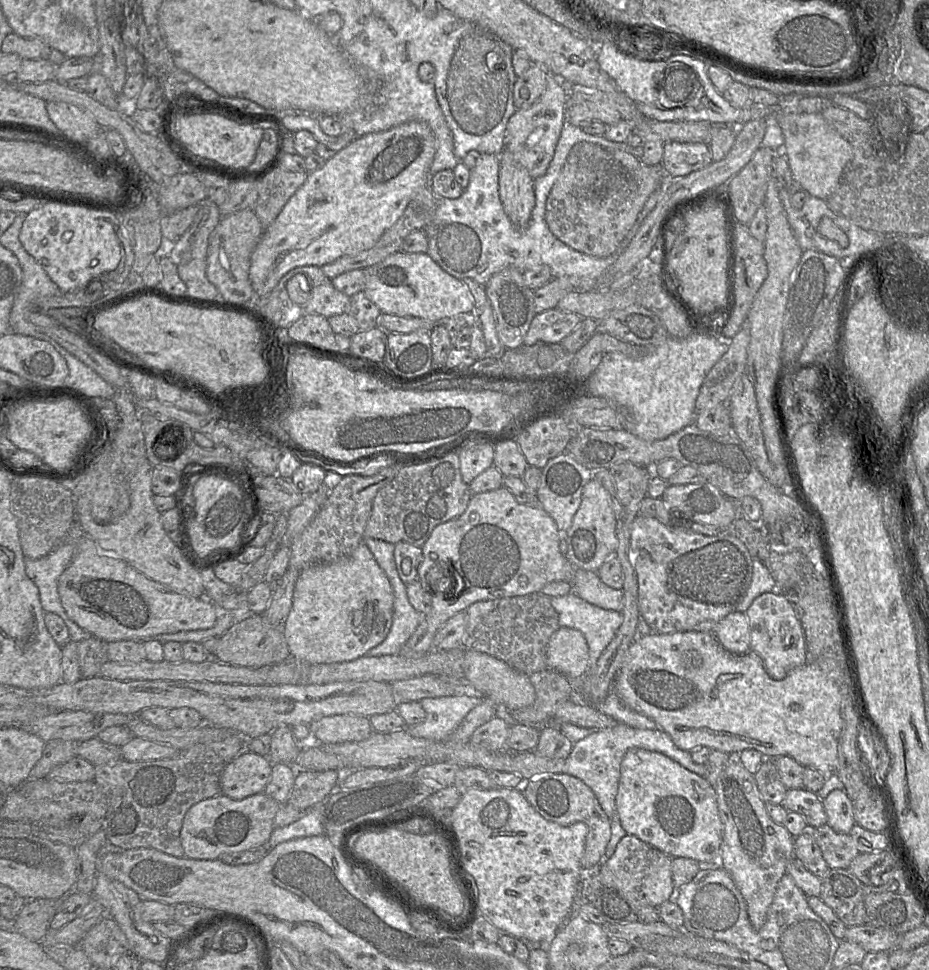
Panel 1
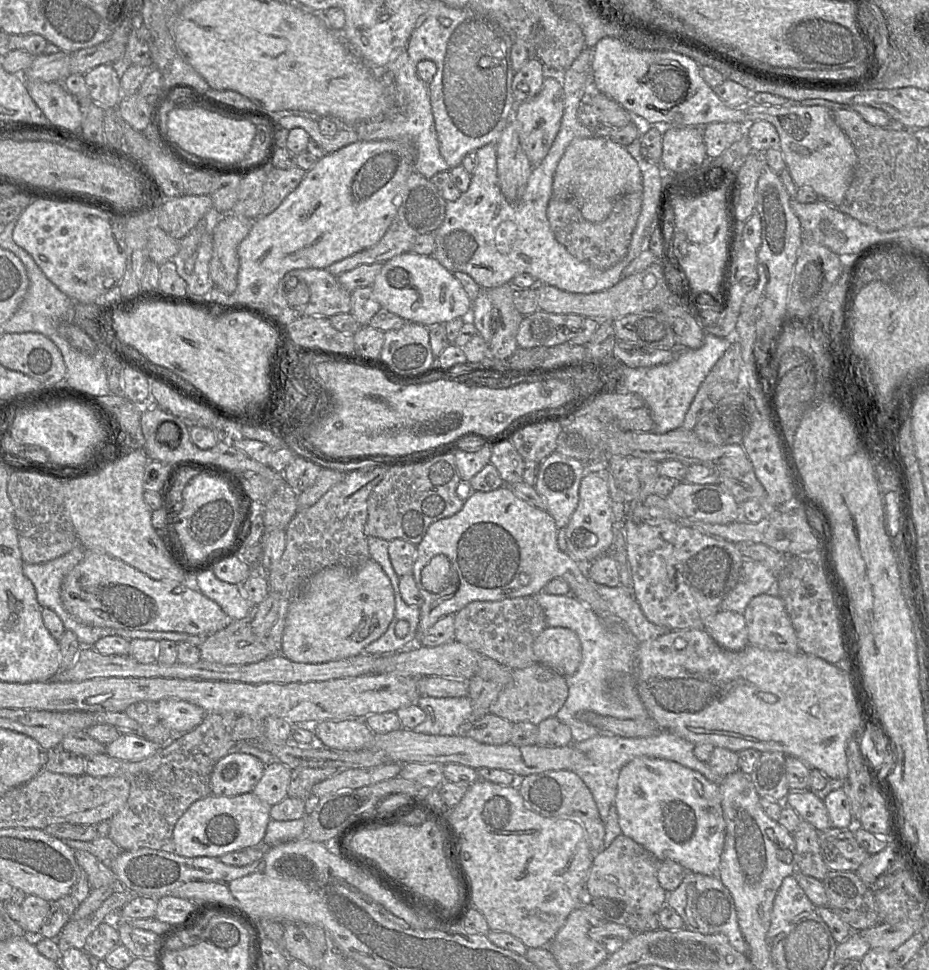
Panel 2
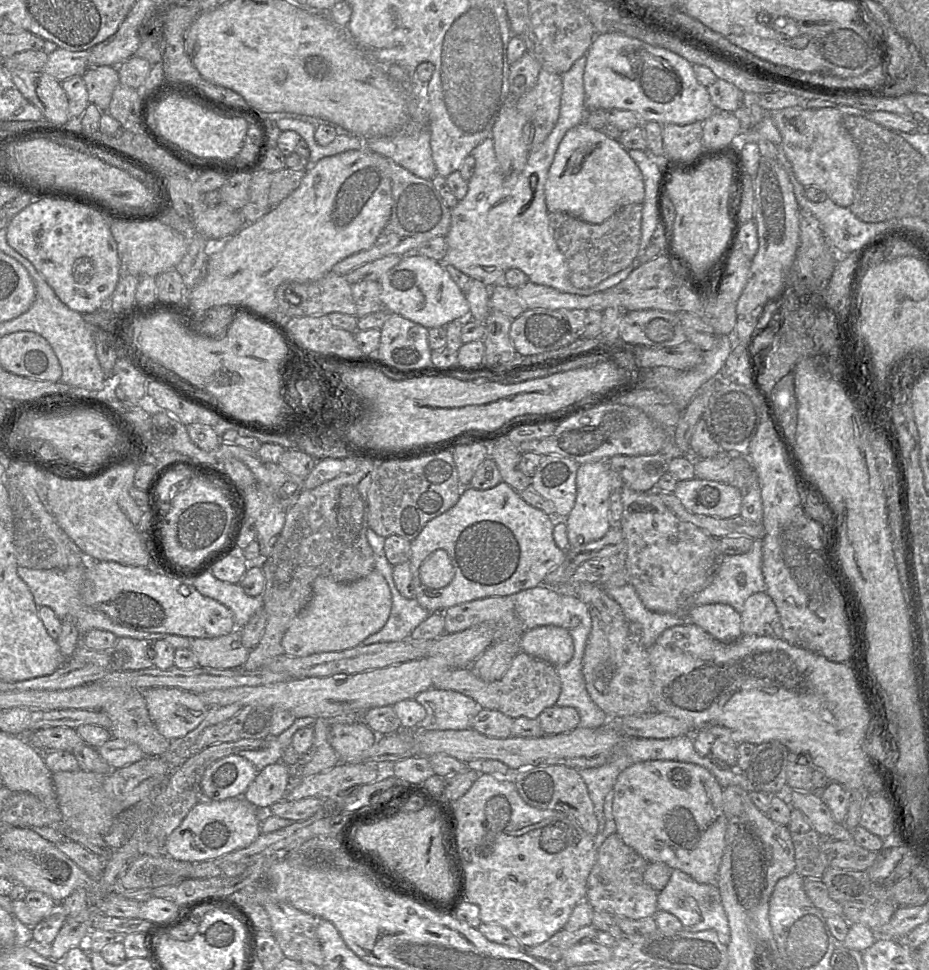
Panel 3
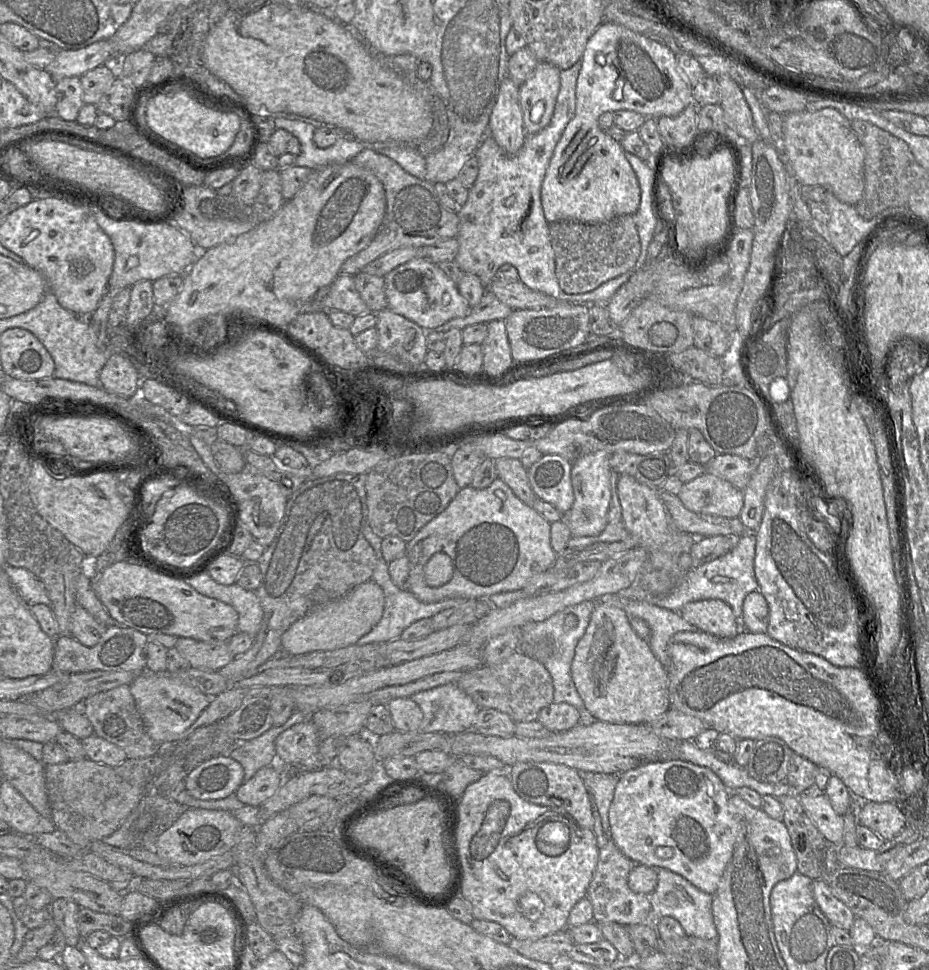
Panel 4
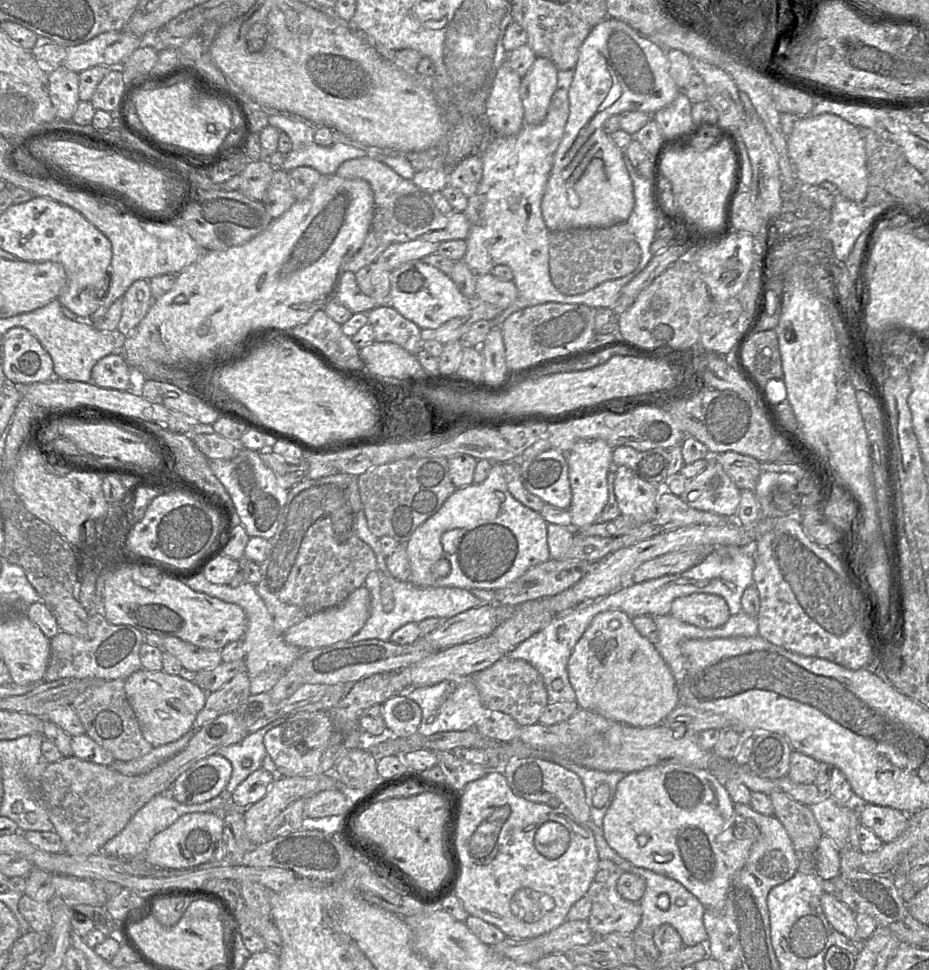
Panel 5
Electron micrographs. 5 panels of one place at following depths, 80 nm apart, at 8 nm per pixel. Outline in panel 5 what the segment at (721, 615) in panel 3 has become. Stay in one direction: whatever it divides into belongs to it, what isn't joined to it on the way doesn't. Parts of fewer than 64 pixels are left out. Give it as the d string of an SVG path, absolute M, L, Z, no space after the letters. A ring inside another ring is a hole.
M703 593L676 598L671 604L670 615L702 629L718 628L731 616L729 607L721 596Z

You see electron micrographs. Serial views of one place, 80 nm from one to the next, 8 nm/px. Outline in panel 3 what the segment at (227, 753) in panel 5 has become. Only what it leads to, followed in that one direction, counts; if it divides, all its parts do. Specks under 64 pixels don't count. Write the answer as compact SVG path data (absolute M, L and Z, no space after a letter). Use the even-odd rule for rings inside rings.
M296 718L293 724L276 737L265 738L265 747L258 750L242 750L237 755L250 761L258 772L270 764L281 761L282 753L291 745L293 734L300 728L312 726L313 718Z

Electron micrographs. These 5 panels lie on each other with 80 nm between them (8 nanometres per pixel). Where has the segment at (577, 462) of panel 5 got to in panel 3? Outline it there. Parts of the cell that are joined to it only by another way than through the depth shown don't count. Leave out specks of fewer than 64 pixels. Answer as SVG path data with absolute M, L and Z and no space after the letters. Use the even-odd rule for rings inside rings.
M606 462L579 465L576 475L576 501L565 522L569 541L567 553L579 553L588 543L601 539L612 525L618 525L612 524L610 518L610 469Z

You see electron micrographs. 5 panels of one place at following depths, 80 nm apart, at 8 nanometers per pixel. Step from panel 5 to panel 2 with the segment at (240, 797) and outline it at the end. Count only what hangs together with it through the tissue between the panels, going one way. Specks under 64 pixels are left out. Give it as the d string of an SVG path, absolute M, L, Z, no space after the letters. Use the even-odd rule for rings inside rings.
M272 763L265 766L263 776L252 793L270 807L282 802L288 797L291 771L282 763Z

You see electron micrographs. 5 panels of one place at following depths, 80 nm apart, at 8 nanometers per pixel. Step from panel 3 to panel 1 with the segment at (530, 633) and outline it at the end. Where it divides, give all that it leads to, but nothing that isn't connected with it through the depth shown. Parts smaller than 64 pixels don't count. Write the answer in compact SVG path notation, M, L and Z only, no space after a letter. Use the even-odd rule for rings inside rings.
M560 627L549 639L546 661L549 668L562 673L572 682L581 681L589 667L588 644L584 635L576 629Z

